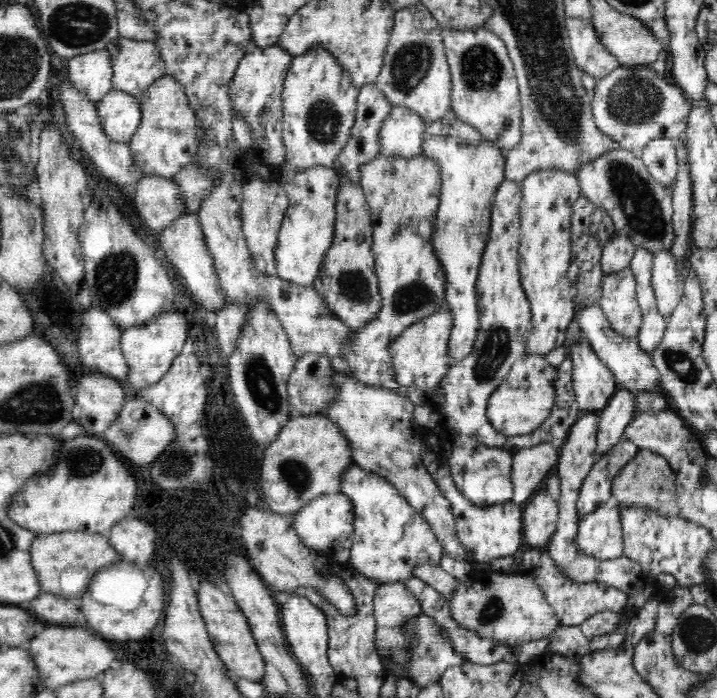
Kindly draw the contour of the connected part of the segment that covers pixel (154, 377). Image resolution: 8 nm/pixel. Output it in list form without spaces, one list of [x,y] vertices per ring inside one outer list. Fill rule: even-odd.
[[[174,309],[152,318],[144,325],[138,325],[121,330],[120,350],[128,365],[128,380],[130,386],[138,391],[144,386],[159,382],[180,354],[188,334],[188,324],[183,314]]]

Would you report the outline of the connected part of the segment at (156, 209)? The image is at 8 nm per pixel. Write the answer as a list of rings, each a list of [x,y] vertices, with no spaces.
[[[142,175],[134,184],[126,189],[132,200],[132,204],[138,210],[141,218],[144,219],[145,226],[150,230],[164,230],[176,217],[183,215],[183,200],[179,198],[179,190],[175,186],[173,179],[158,175]]]

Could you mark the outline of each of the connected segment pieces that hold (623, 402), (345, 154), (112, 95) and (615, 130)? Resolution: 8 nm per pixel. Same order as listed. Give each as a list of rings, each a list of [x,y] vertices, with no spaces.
[[[618,389],[600,411],[596,433],[595,456],[598,458],[612,450],[618,441],[624,439],[628,423],[635,417],[637,402],[635,395],[628,389]]]
[[[367,84],[364,88],[359,89],[357,96],[357,105],[355,112],[355,122],[351,130],[350,140],[344,146],[341,156],[336,162],[336,165],[344,168],[346,176],[350,181],[358,183],[359,185],[359,166],[362,163],[370,162],[379,155],[379,128],[382,121],[392,108],[391,104],[385,99],[385,96],[373,84]]]
[[[112,89],[95,105],[104,134],[112,142],[129,142],[141,122],[143,112],[140,99]]]
[[[618,66],[596,82],[592,97],[593,119],[600,132],[626,150],[640,150],[656,139],[683,139],[690,103],[668,74],[656,74],[649,66]]]

